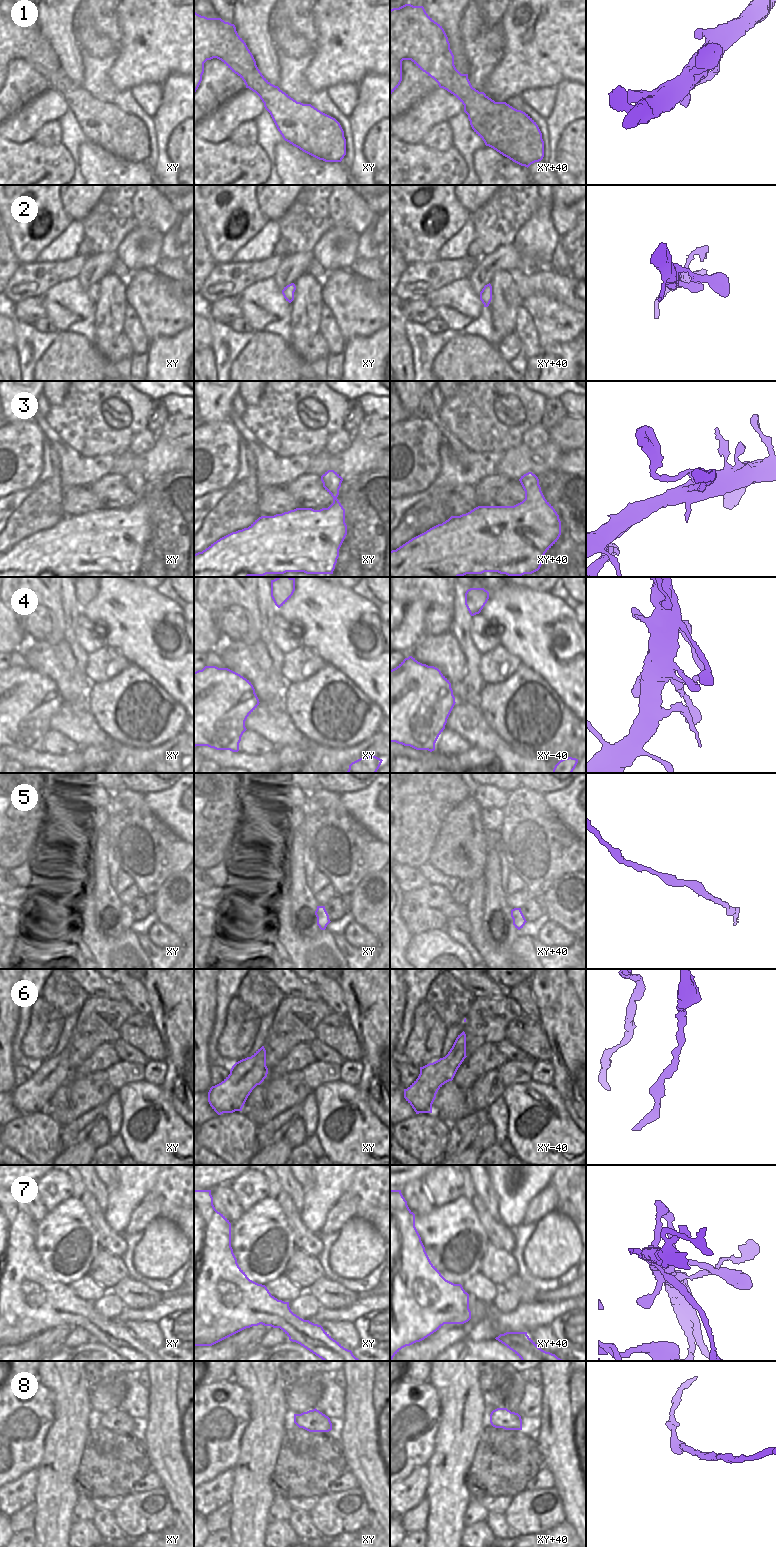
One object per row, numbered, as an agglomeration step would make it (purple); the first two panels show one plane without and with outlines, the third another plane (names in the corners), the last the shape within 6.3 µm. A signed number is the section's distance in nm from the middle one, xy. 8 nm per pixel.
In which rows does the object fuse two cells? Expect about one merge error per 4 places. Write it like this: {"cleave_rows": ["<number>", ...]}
{"cleave_rows": ["6"]}

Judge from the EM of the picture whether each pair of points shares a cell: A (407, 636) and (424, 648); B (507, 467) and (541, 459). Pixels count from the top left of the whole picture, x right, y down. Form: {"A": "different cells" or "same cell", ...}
{"A": "different cells", "B": "same cell"}

